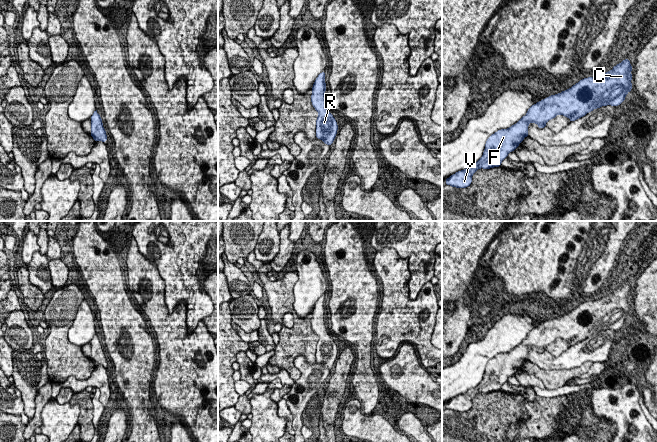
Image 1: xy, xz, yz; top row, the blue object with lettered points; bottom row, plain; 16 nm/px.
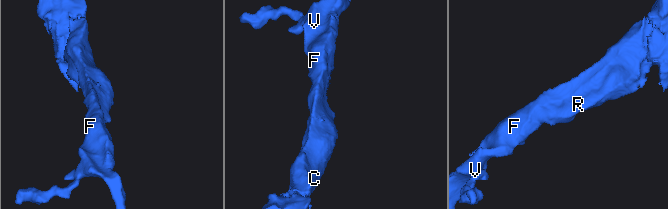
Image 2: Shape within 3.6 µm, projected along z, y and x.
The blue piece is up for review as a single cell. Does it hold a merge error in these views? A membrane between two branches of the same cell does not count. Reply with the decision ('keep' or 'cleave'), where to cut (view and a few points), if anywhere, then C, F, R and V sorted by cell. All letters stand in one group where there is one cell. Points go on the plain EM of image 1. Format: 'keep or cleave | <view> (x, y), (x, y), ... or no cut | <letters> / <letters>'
keep | no cut | C F R V

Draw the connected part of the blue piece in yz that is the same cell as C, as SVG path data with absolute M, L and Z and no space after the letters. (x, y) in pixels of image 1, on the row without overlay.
M626 282L612 294L581 303L568 314L548 320L532 329L516 348L490 359L482 381L465 394L458 395L447 402L446 409L466 412L471 409L472 399L478 393L500 391L508 378L518 372L524 362L529 360L530 346L536 347L538 352L542 353L546 351L547 345L559 338L573 346L602 330L617 331L624 326L627 317L632 314L632 292L630 284Z

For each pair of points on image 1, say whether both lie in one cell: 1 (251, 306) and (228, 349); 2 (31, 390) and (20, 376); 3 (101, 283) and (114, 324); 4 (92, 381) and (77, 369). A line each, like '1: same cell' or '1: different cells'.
1: different cells
2: same cell
3: same cell
4: different cells

